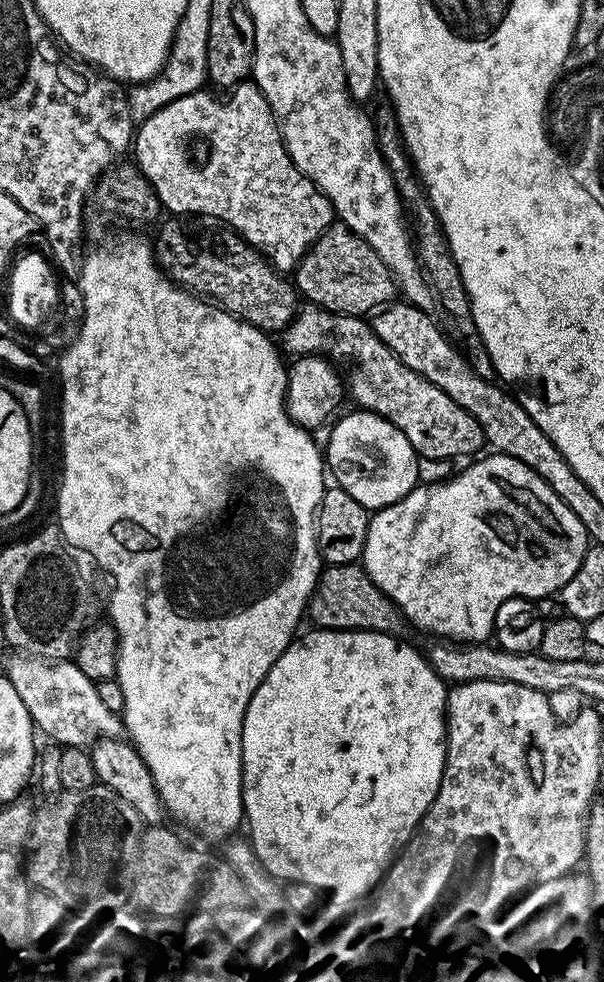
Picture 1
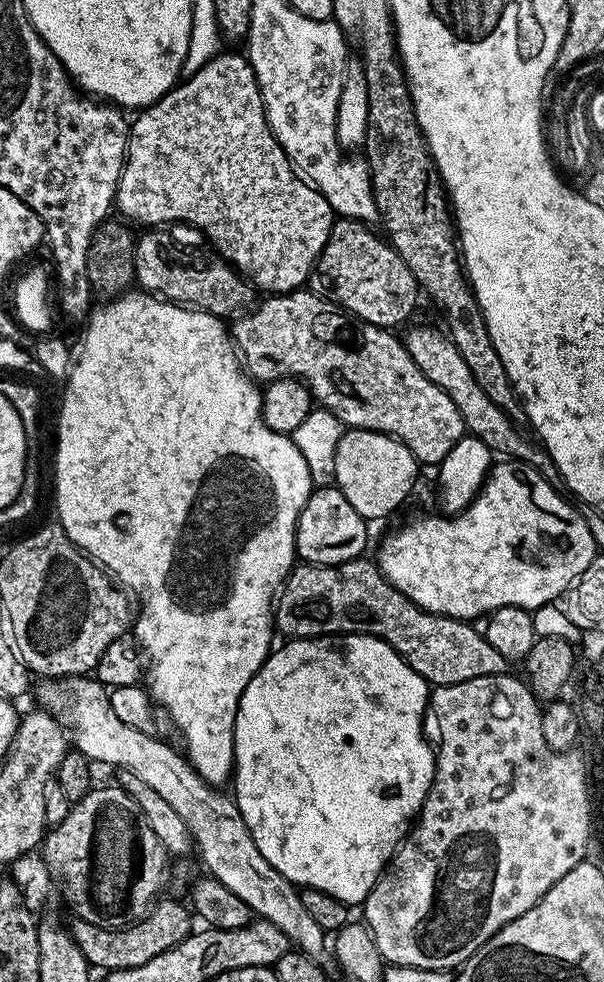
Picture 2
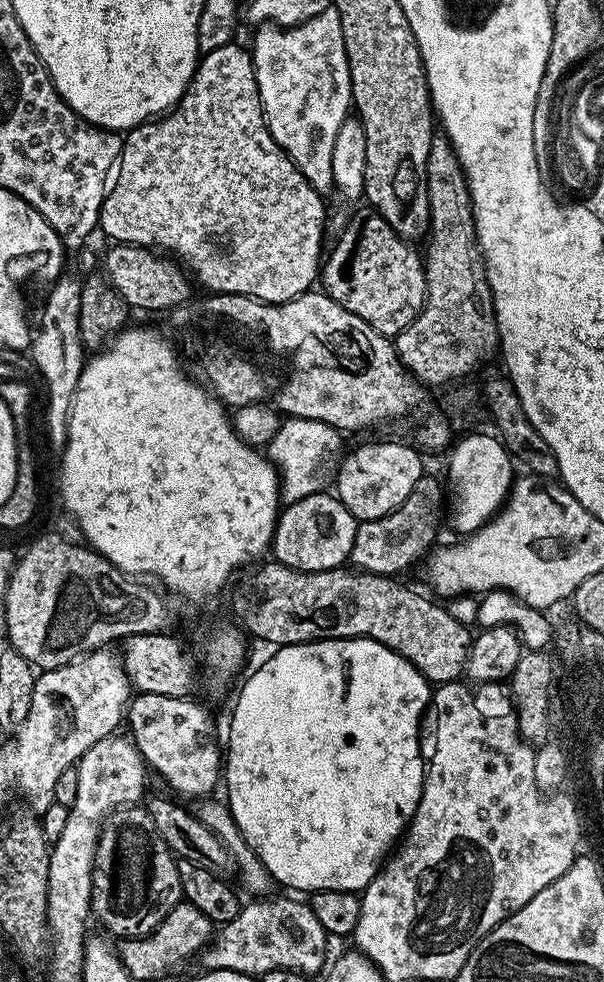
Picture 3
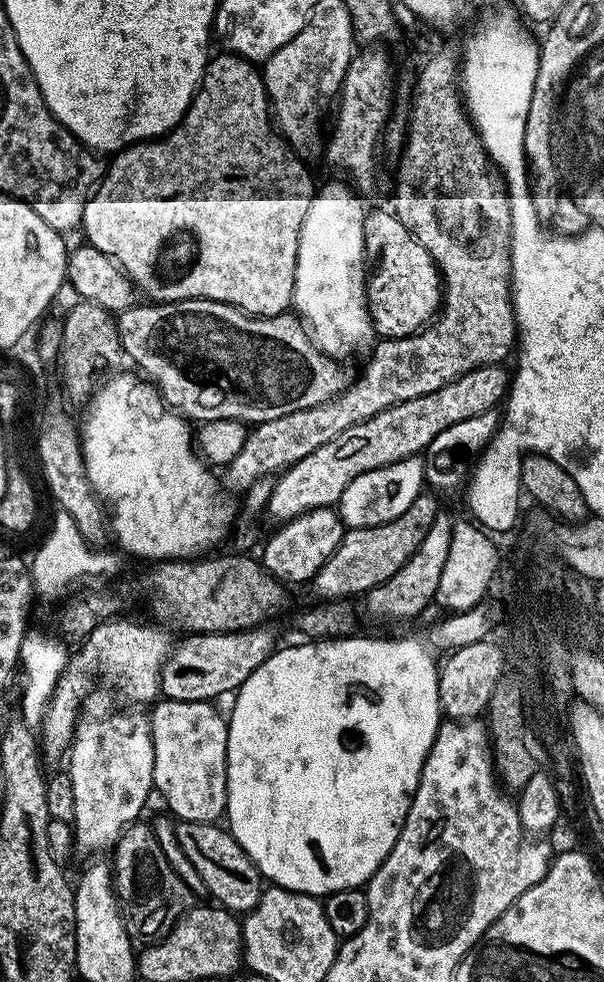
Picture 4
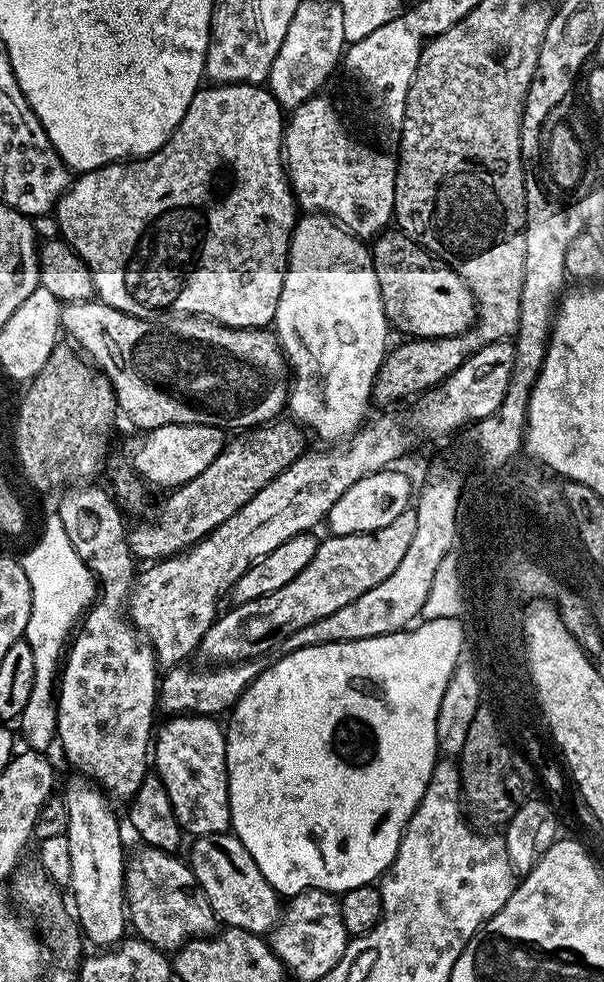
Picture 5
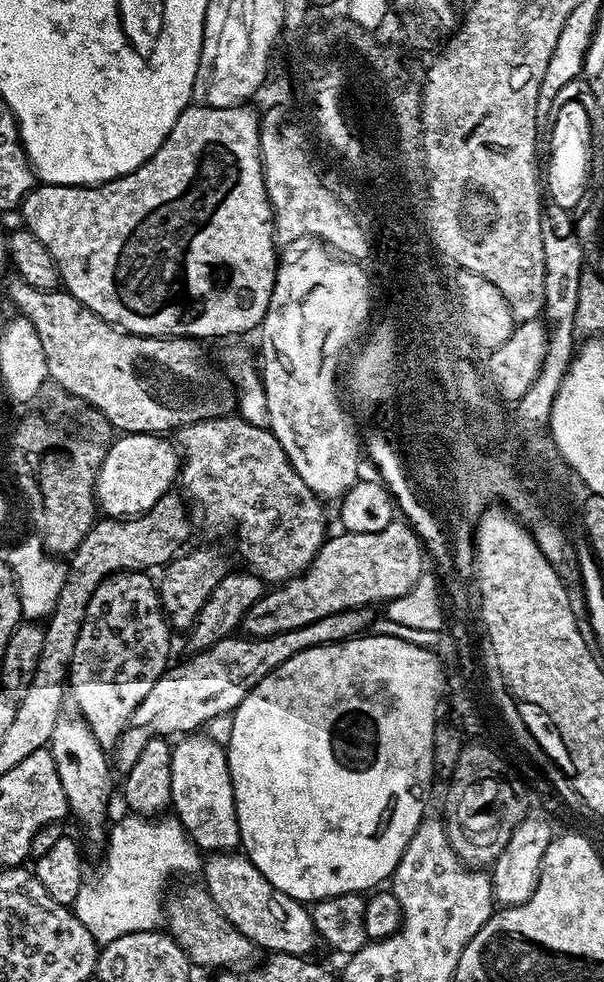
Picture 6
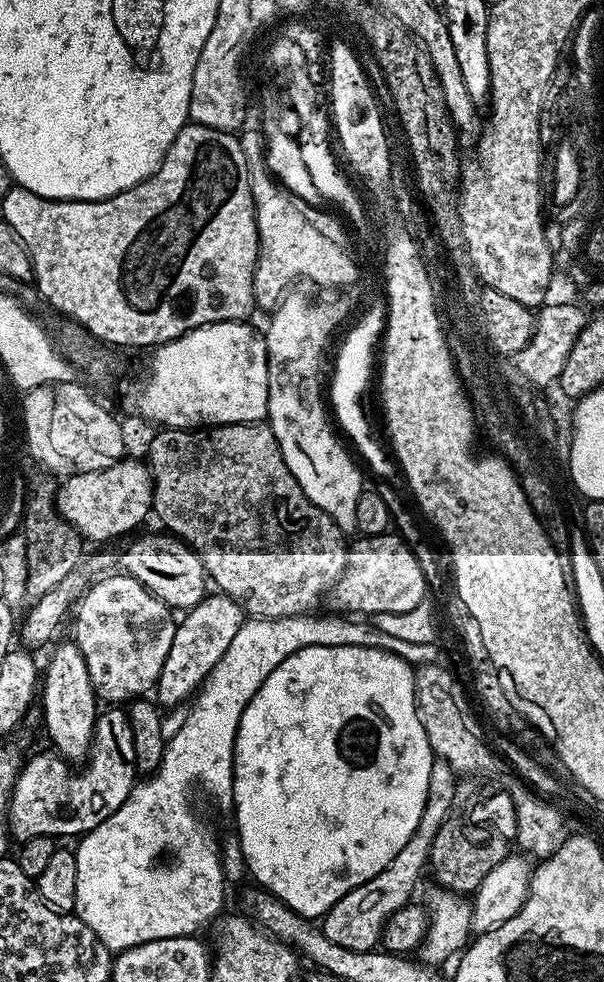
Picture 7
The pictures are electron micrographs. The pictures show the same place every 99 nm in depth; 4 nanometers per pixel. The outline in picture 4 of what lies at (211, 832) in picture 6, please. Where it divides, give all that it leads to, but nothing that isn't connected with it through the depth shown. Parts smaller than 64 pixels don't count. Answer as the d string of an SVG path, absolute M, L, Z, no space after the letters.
M167 698L157 699L151 705L151 708L153 708L148 716L148 724L152 728L152 741L154 742L154 778L152 782L158 796L160 792L161 798L168 803L169 810L167 809L167 811L177 821L185 820L195 824L215 824L225 815L228 807L228 721L223 715L220 717L220 712L215 708L216 706L215 703L206 700L170 700Z

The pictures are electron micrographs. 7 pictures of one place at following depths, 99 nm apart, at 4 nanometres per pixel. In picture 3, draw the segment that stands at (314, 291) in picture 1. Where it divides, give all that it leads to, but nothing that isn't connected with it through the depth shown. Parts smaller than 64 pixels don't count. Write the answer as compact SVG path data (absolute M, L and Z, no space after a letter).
M365 210L361 216L356 216L340 232L336 245L327 253L322 264L322 291L334 302L338 302L350 314L358 314L362 322L366 322L378 334L395 338L399 332L424 309L424 302L428 299L428 287L424 277L424 260L415 252L405 240L376 212Z

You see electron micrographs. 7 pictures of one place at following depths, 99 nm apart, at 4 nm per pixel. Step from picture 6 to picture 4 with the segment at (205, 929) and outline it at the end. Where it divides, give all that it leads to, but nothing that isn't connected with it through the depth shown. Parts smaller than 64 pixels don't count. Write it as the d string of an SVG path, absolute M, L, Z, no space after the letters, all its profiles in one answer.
M147 823L131 824L124 831L124 835L116 841L115 852L116 857L111 857L110 860L112 887L116 890L116 899L120 901L120 916L124 919L126 930L133 941L140 943L141 940L141 945L155 944L157 940L170 934L170 930L176 925L178 918L184 915L187 909L193 907L194 894L184 887L182 878L178 878L178 874L170 866L170 862L166 862L166 854L162 854L162 846L158 846L158 838L154 838L152 829Z

